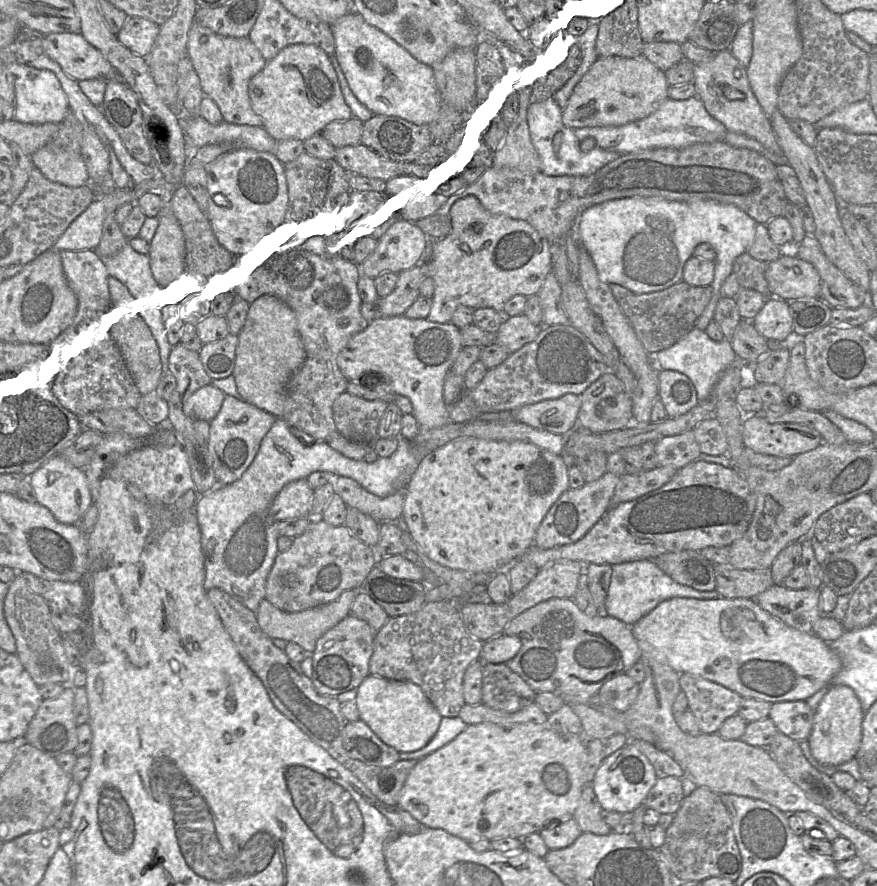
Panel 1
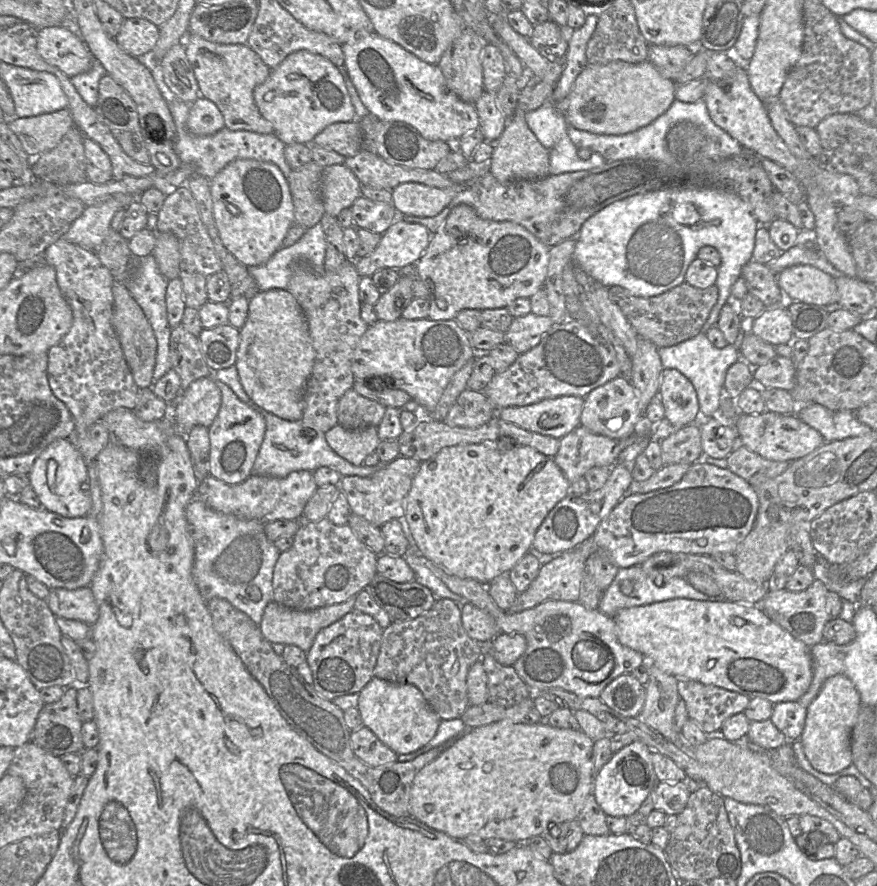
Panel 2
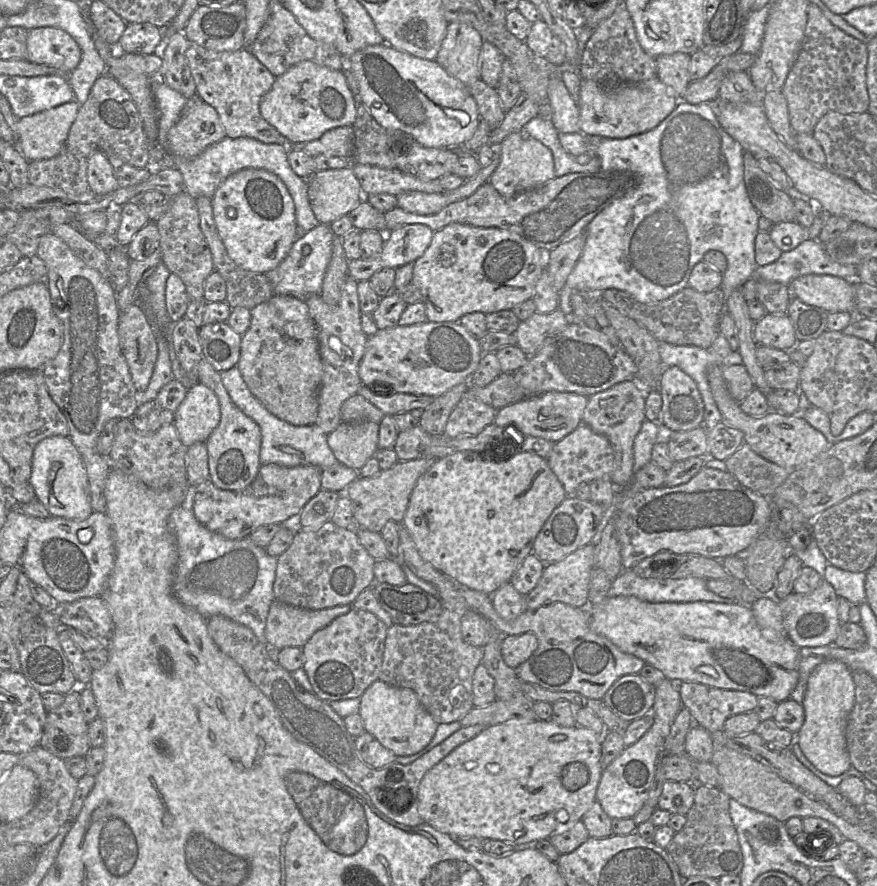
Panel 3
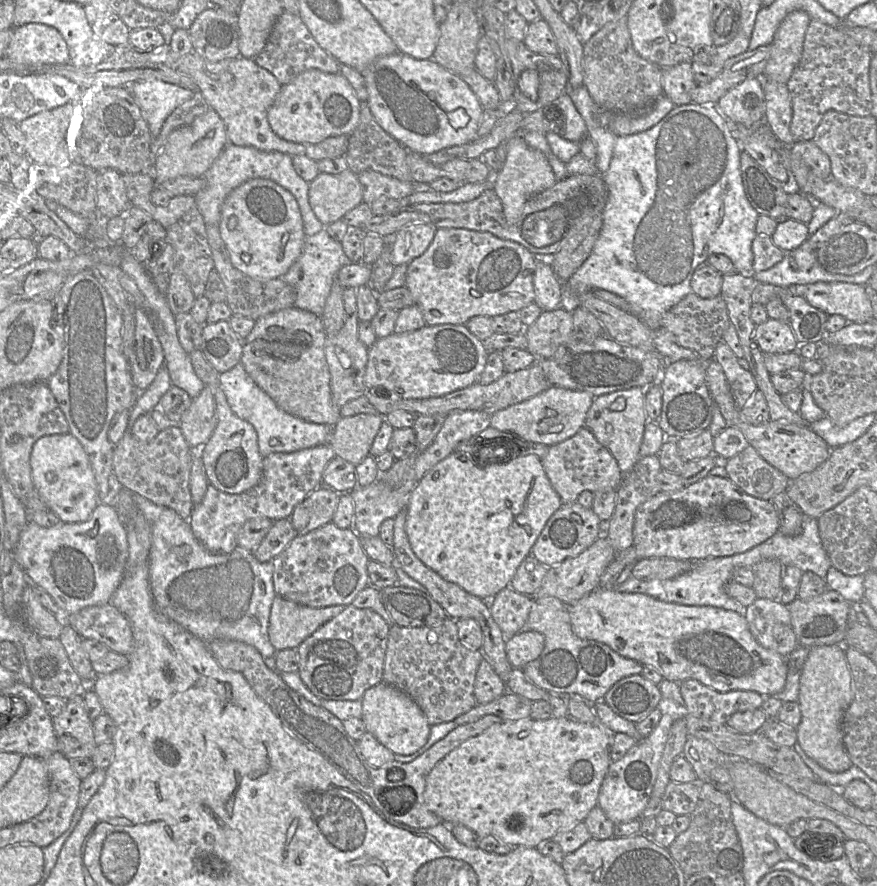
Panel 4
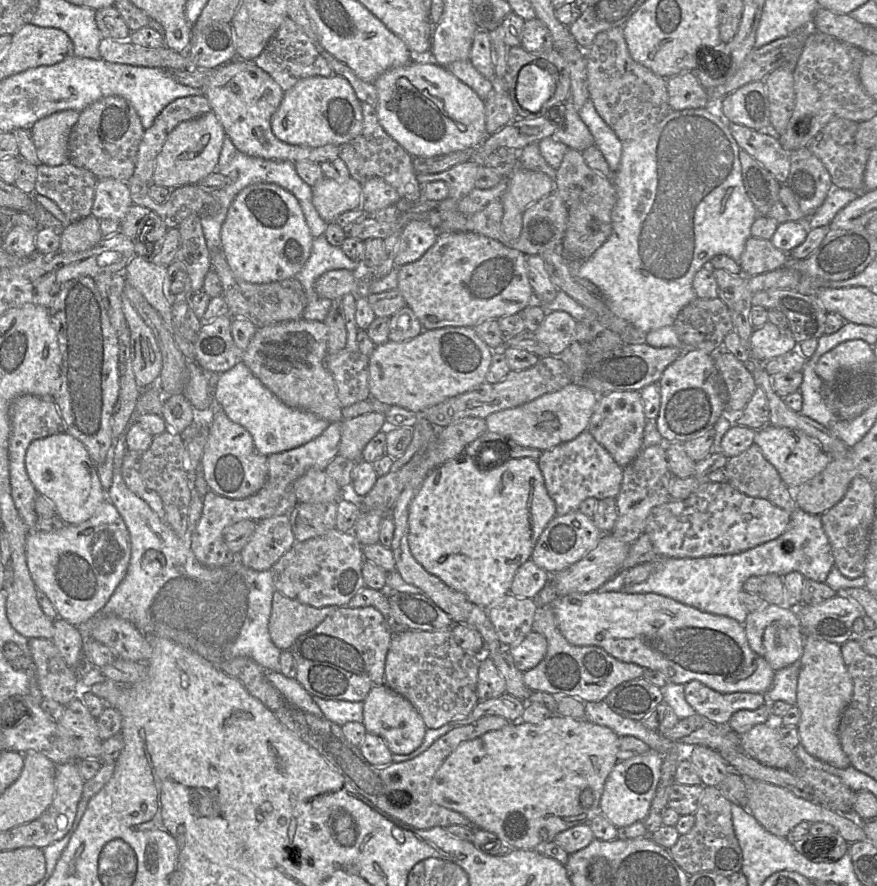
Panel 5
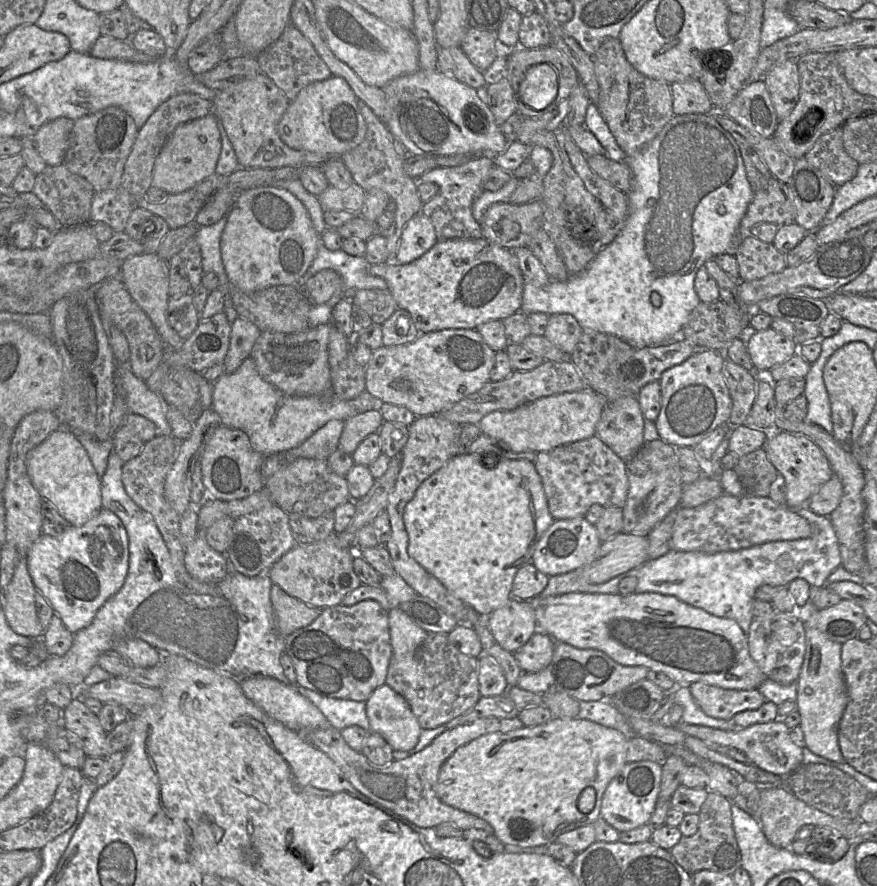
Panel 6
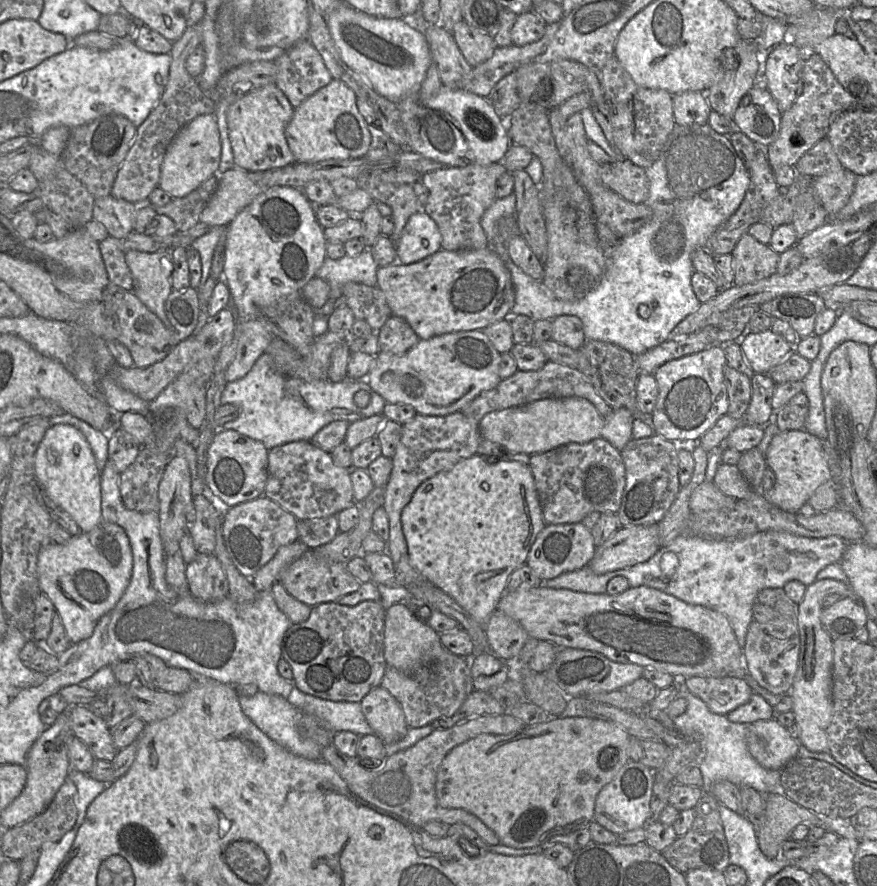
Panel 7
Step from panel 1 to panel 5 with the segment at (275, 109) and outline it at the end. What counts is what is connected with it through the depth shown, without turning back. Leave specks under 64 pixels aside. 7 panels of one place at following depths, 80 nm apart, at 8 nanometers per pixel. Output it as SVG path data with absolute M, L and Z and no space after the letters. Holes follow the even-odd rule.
M312 76L299 80L284 92L282 101L270 120L279 140L297 146L341 146L356 138L363 128L361 102L350 83L342 76Z

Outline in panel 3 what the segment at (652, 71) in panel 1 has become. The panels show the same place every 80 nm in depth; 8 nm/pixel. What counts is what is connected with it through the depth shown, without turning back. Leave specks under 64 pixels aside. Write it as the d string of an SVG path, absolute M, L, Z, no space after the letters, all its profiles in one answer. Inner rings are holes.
M658 77L638 83L603 86L582 80L578 98L579 129L589 137L624 138L657 126L680 99Z

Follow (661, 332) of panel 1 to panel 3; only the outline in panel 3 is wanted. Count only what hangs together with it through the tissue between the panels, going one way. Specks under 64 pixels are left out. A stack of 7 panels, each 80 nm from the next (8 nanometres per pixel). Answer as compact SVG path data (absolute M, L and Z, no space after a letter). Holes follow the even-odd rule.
M688 286L671 297L653 304L640 303L629 294L617 289L607 289L600 293L600 297L601 300L614 306L622 315L644 327L658 342L678 346L711 348L719 333L719 323L725 312L725 299L720 288L702 293Z

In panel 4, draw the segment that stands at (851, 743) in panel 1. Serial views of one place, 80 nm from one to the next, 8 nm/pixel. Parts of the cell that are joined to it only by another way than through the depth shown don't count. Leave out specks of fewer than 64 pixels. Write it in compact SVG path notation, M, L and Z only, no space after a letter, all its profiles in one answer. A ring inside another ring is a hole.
M842 644L809 647L800 676L798 704L801 721L796 728L802 750L830 772L844 772L852 766L842 740L843 716L853 700L853 680Z

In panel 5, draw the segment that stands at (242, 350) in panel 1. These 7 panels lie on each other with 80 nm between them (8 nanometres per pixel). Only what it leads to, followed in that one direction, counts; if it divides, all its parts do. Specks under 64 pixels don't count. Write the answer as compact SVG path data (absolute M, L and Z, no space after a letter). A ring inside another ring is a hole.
M301 318L257 328L241 359L283 403L334 423L342 420L342 406L333 376L326 368L327 355L327 325Z

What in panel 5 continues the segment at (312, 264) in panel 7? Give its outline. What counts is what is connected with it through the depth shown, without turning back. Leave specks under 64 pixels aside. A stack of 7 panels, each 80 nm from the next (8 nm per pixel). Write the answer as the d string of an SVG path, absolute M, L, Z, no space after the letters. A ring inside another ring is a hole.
M275 184L245 187L232 201L220 231L221 246L232 272L250 283L293 278L310 256L313 236L293 194Z

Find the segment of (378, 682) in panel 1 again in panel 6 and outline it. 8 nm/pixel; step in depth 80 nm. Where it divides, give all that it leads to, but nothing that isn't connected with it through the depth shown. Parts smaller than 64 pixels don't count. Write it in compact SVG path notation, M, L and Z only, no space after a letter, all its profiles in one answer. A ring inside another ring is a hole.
M384 684L376 688L365 702L370 731L377 733L397 751L413 749L421 733L421 727L407 701L390 686Z

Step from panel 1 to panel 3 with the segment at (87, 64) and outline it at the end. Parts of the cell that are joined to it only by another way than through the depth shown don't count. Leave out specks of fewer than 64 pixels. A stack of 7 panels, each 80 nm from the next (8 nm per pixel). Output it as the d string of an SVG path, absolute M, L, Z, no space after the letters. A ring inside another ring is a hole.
M38 27L28 31L27 61L71 73L80 63L81 50L64 30Z

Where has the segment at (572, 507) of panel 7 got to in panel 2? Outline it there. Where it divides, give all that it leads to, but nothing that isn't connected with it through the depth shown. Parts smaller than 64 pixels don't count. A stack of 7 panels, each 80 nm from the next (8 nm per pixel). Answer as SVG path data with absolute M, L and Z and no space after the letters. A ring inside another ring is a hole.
M579 425L559 439L559 449L553 460L572 484L593 467L612 467L619 454L638 439L635 434L613 439Z

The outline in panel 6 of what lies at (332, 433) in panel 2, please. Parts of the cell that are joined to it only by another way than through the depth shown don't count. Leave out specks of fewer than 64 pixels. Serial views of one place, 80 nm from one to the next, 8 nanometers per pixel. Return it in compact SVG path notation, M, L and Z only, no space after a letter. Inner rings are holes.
M379 408L347 419L339 440L338 449L352 455L366 437L378 433L383 422Z

